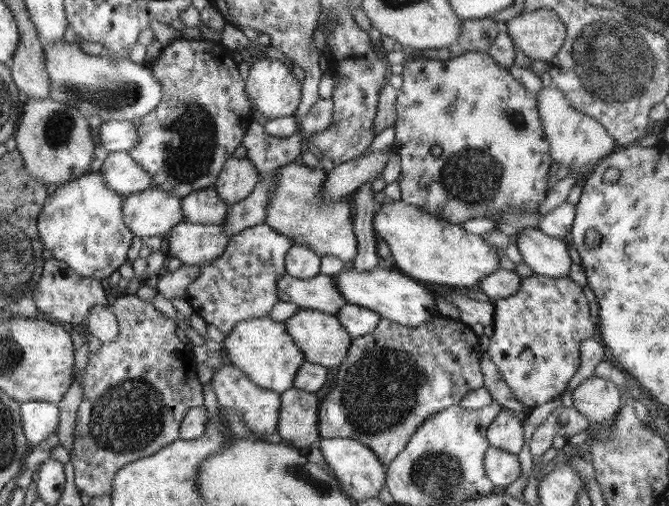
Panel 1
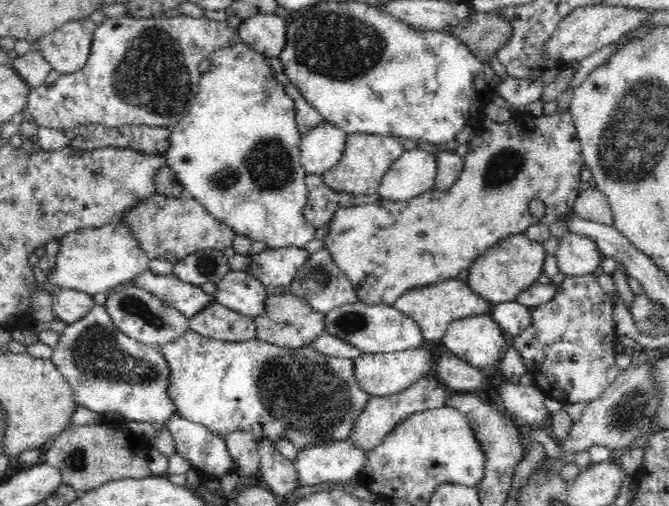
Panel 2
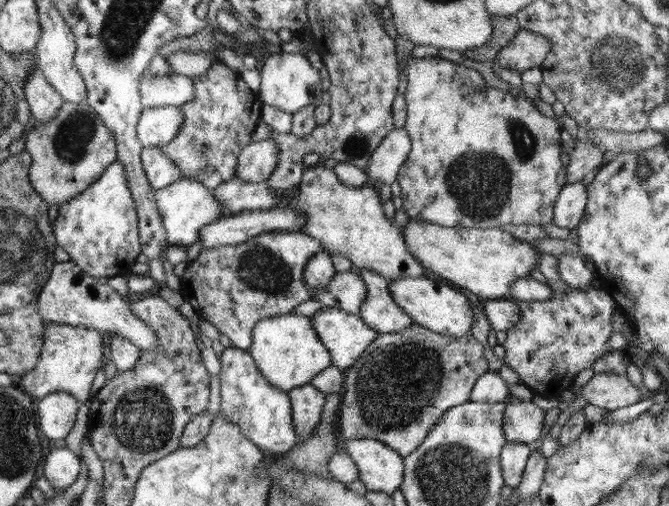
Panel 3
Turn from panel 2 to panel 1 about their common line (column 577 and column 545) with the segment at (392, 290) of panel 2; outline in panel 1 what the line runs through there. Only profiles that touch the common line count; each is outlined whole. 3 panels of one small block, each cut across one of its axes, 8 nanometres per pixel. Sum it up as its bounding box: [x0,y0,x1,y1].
[393,50,554,225]

